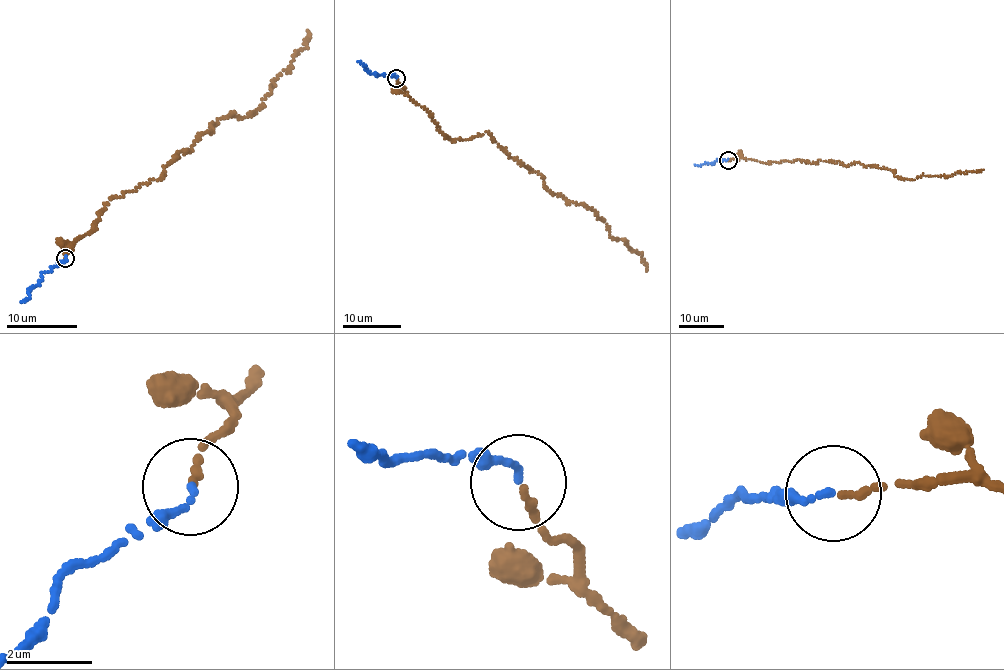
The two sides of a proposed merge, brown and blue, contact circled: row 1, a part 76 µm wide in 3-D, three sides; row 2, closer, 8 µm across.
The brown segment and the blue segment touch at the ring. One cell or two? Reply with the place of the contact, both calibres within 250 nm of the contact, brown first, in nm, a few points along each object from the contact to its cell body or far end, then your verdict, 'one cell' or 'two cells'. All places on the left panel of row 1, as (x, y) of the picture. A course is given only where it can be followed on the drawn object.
place (65, 258); calibres 180 and 140 nm; course brown (65, 258), (112, 196), (158, 179), (219, 119), (256, 112), (306, 44), (306, 30); course blue (65, 259), (43, 273), (22, 301); one cell

